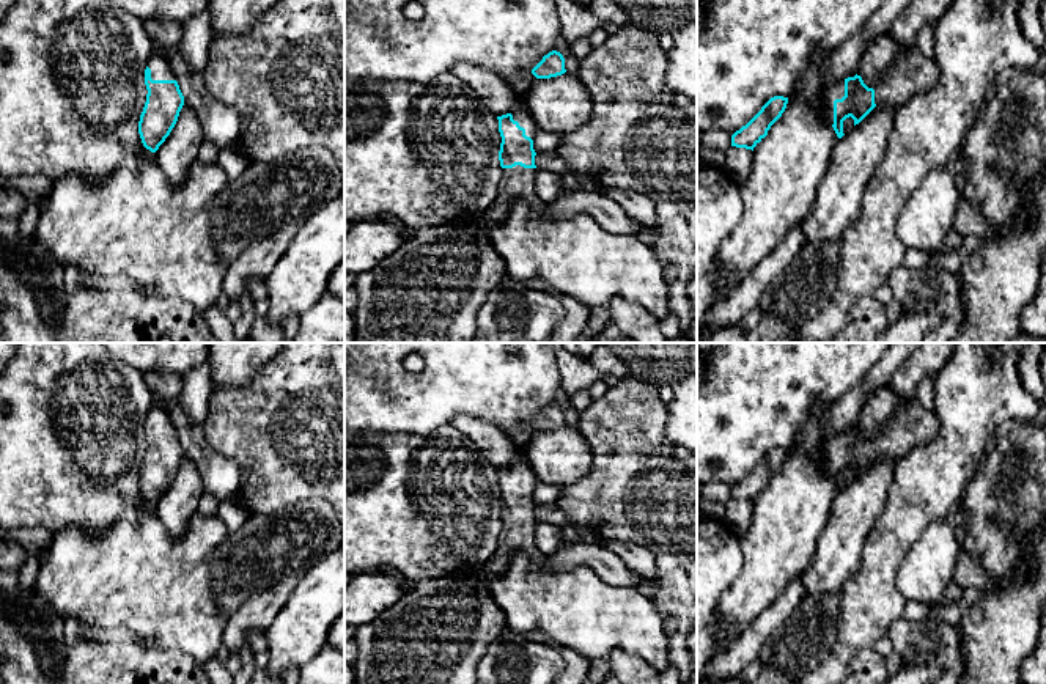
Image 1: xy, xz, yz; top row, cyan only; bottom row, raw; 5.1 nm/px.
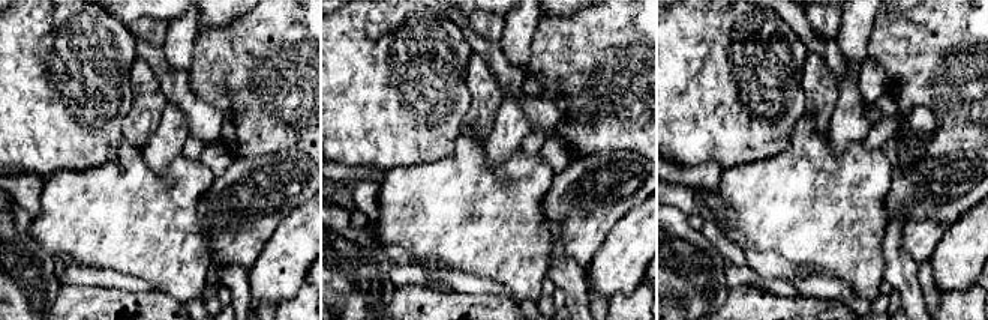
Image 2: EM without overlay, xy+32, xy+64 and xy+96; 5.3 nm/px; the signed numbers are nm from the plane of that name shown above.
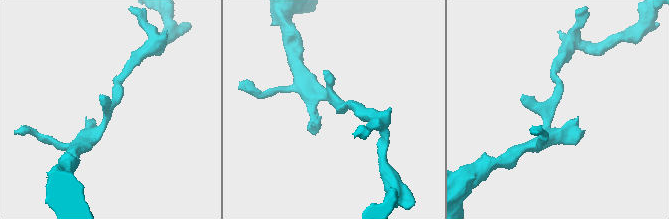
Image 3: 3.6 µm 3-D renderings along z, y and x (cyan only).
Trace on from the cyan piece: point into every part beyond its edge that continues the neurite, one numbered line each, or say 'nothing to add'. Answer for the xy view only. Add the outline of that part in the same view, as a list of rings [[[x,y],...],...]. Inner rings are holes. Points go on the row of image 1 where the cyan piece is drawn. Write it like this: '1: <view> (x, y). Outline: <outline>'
1: xy (159, 66). Outline: [[[153,53],[148,64],[153,80],[176,80],[168,61],[159,53]]]

